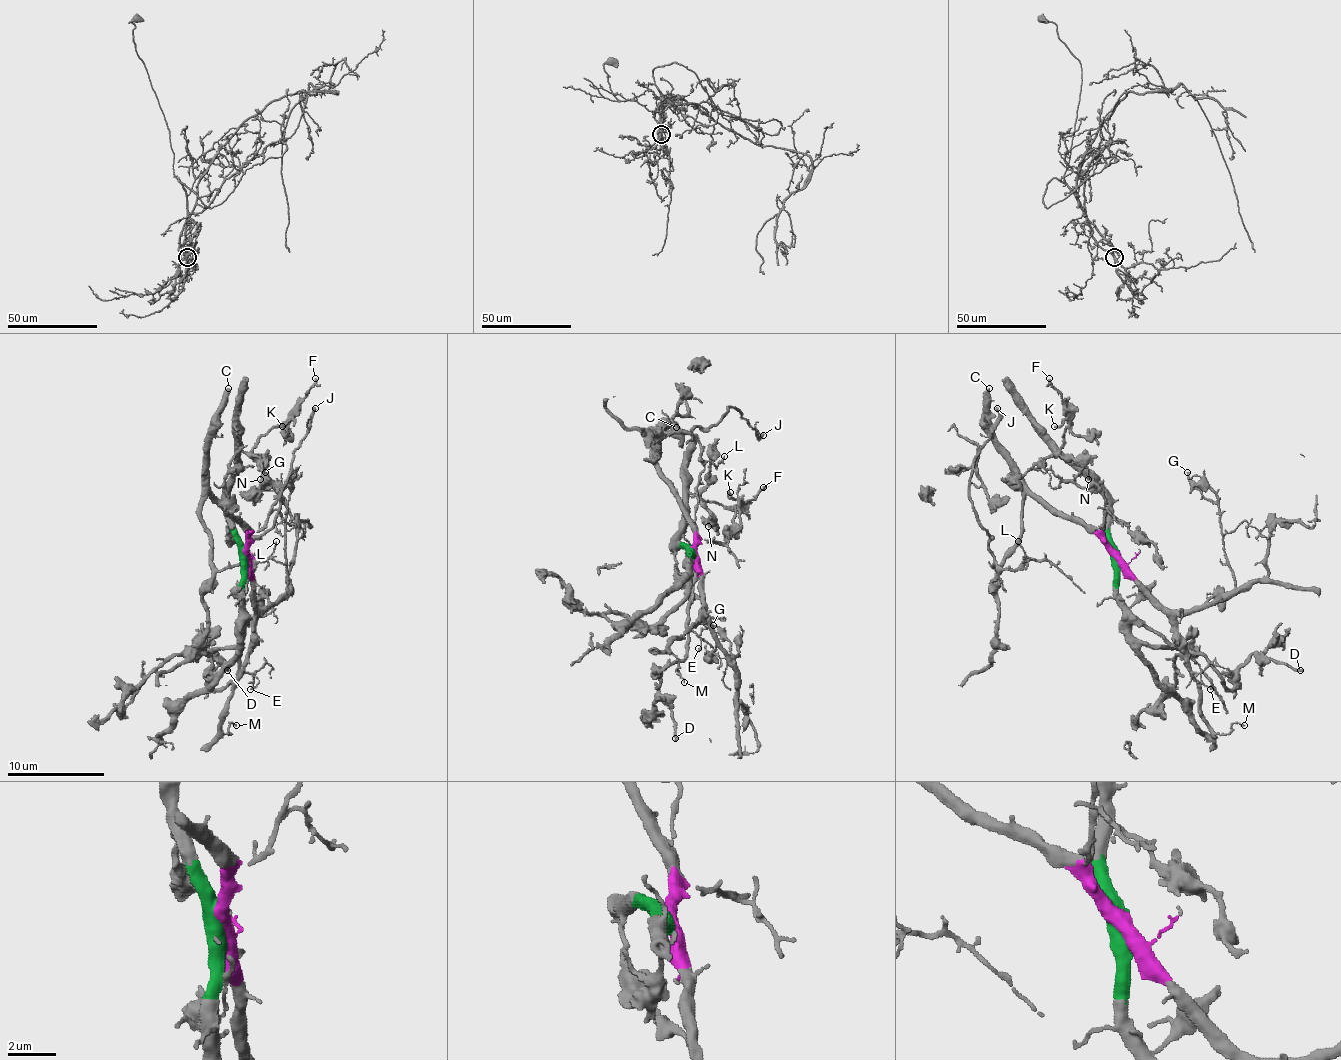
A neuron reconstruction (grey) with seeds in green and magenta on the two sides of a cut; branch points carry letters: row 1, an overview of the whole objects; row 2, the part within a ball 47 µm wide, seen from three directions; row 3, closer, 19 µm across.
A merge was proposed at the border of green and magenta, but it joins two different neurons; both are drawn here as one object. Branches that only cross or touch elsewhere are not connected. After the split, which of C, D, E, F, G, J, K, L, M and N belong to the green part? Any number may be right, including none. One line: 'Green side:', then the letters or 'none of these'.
Green side: D, F, K, N

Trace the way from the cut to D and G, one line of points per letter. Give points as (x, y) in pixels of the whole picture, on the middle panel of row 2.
D: (693, 554), (688, 654), (664, 668), (659, 690), (676, 739)
G: (695, 554), (695, 571), (715, 641), (734, 673), (729, 641), (712, 624)

